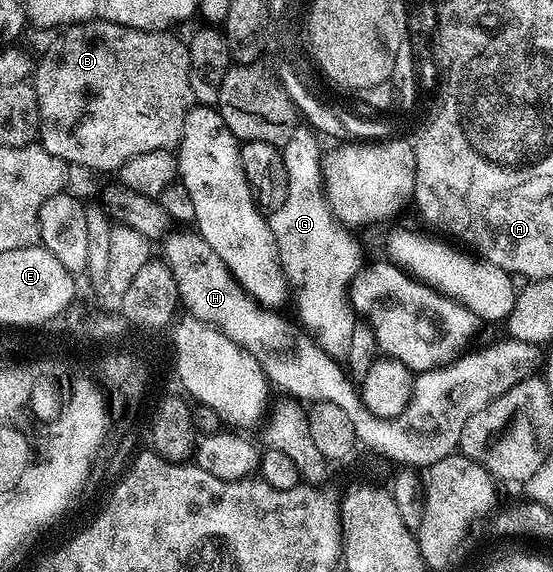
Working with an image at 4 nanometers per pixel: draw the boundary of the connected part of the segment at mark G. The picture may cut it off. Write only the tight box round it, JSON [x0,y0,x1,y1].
[267,127,364,359]

